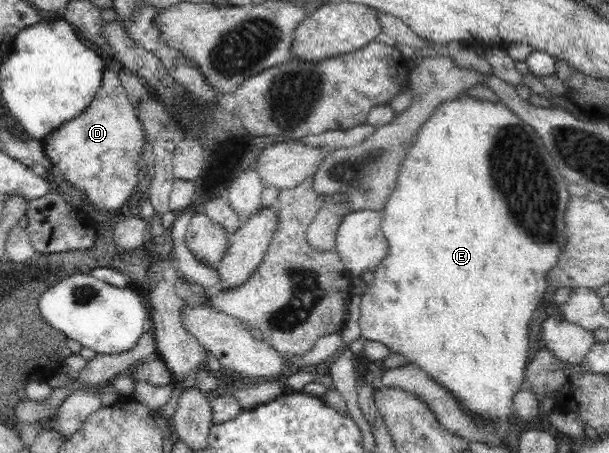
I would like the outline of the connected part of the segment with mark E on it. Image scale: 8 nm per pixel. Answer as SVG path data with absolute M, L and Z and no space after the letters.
M466 93L464 98L456 97L452 100L440 103L437 109L432 113L432 117L420 127L419 135L415 140L414 145L407 151L406 157L403 159L400 167L400 173L398 175L396 189L394 193L388 198L383 211L383 217L381 221L381 230L384 234L384 239L387 243L386 255L380 260L380 263L374 269L374 284L370 286L370 291L367 294L362 294L361 305L360 305L360 317L358 319L358 325L360 333L364 339L368 341L376 341L376 343L382 343L384 347L388 347L389 353L394 355L402 355L406 363L416 364L430 379L436 382L440 387L446 390L461 407L463 413L467 413L469 417L473 417L475 421L481 421L481 423L487 423L491 425L495 431L502 429L504 425L512 423L512 415L514 415L514 397L522 391L522 384L524 383L524 376L528 362L528 350L530 349L530 331L528 327L533 323L535 315L537 313L538 305L540 301L544 299L544 293L548 287L548 273L552 271L558 265L560 261L560 255L562 251L566 249L567 237L566 237L566 224L564 224L564 215L566 215L566 209L568 209L568 201L570 201L571 195L568 193L568 182L564 179L564 176L557 169L557 165L554 163L552 156L544 146L542 139L536 134L532 127L525 125L523 121L516 117L505 105L492 104L491 102L476 102L471 100Z

